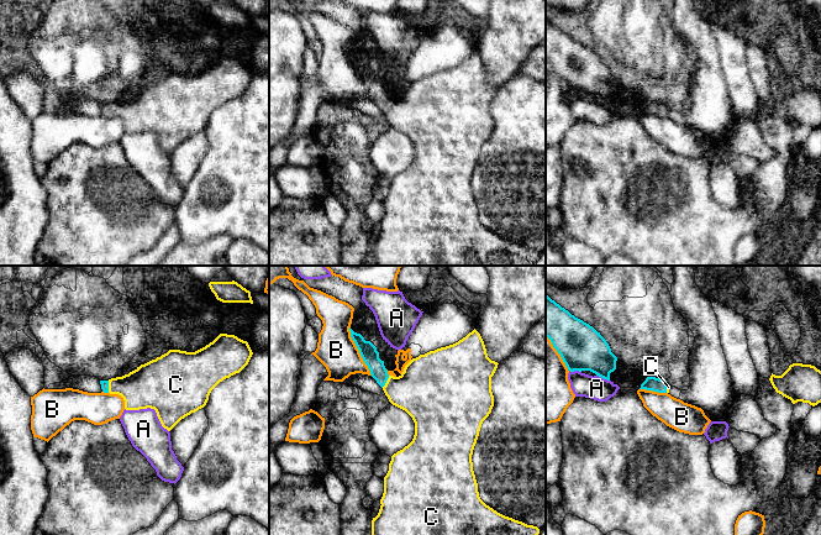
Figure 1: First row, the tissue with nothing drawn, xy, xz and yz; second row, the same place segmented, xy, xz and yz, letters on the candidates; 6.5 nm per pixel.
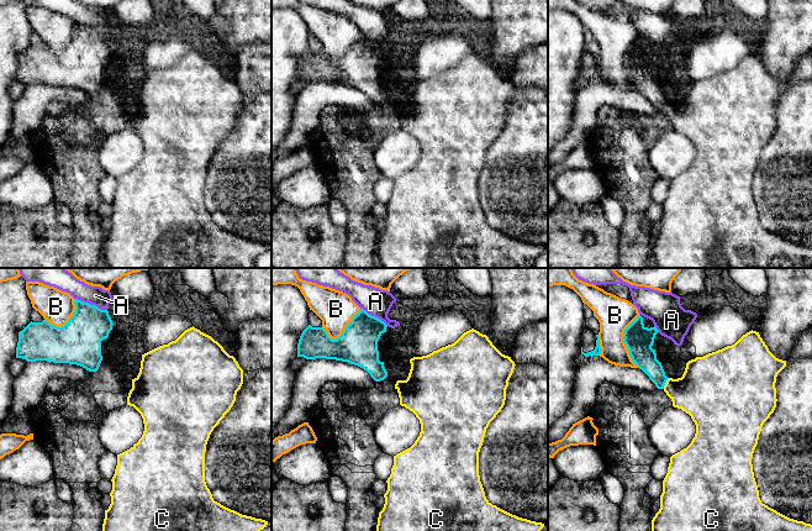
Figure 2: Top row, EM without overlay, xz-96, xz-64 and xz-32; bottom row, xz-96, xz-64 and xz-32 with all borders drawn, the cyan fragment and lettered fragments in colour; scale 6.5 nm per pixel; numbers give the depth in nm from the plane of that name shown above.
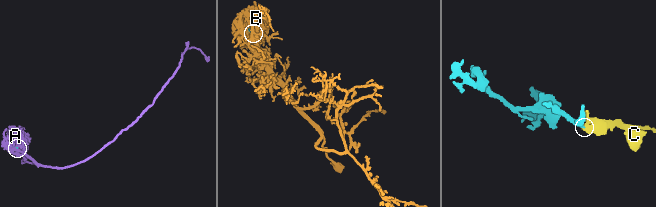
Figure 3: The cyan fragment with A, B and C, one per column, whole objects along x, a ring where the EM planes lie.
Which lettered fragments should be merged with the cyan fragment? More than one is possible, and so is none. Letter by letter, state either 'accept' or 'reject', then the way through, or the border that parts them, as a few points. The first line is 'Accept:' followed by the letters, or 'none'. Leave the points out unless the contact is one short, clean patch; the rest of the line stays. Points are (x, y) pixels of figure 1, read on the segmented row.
Accept: C
A: reject
B: reject
C: accept; runs through xz (368, 351), (385, 382), (400, 391), (422, 391)

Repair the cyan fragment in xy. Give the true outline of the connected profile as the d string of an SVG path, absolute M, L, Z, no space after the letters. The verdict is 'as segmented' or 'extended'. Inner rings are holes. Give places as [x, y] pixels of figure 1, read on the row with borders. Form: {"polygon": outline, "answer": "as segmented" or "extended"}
{"polygon": "M220 334L195 352L169 350L128 374L100 381L100 384L104 393L121 395L126 410L154 409L162 426L170 431L181 419L204 408L211 390L223 379L240 373L252 355L247 341L235 335Z", "answer": "extended"}

